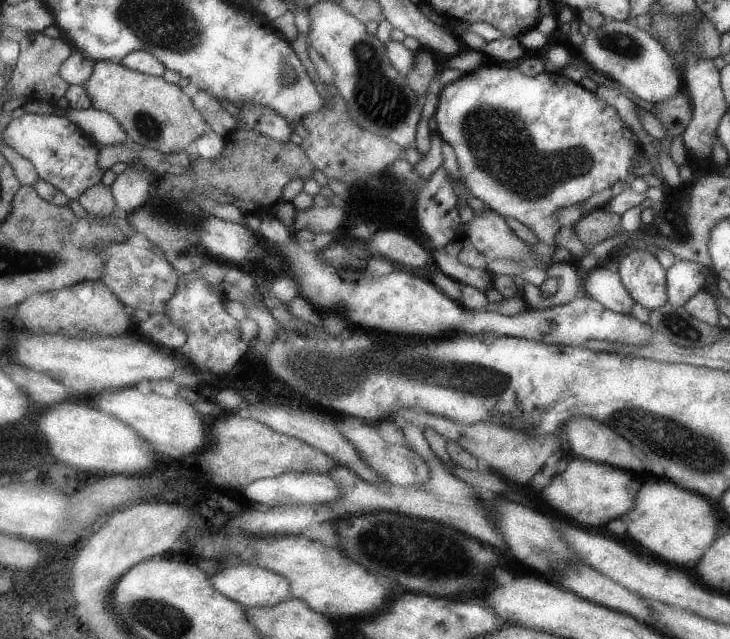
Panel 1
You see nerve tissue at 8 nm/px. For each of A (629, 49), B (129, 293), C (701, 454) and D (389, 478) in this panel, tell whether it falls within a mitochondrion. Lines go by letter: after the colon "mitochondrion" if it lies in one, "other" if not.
A: mitochondrion
B: other
C: mitochondrion
D: other

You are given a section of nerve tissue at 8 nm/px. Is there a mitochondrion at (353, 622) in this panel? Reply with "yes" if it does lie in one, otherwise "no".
no

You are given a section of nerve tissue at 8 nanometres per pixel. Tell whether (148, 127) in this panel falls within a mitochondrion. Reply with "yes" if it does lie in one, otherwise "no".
yes

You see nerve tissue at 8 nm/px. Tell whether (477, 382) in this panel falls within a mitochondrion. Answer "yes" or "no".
yes

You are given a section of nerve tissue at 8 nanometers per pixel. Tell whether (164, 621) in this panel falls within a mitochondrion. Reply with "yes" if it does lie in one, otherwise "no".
yes

